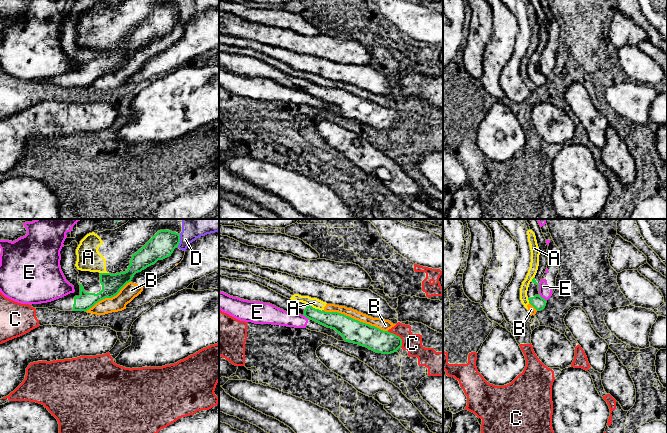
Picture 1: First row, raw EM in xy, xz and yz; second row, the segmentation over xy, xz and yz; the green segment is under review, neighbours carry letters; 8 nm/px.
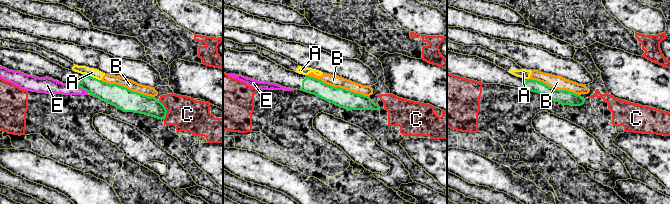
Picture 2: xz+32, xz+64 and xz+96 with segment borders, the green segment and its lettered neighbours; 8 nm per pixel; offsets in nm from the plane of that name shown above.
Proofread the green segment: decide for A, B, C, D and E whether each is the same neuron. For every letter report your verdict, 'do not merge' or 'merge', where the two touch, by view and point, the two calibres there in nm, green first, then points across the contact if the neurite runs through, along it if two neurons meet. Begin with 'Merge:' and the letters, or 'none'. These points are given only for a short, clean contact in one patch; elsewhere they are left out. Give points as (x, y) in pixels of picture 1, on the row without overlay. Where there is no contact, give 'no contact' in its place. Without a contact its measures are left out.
Merge: none
A: do not merge; contact xz (314, 84); calibres 150 and 80 nm; border xz (306, 79), (321, 87)
B: do not merge; contact xz (356, 96); calibres 190 and 90 nm
C: do not merge; contact xz (398, 112); calibres 190 and 150 nm
D: do not merge; contact xy (179, 16); calibres 200 and 140 nm
E: do not merge; contact yz (541, 73); calibres 110 and 110 nm; border yz (539, 69), (546, 77)

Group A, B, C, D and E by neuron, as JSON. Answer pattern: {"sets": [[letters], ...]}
{"sets": [["A", "B", "D"], ["C"], ["E"]]}

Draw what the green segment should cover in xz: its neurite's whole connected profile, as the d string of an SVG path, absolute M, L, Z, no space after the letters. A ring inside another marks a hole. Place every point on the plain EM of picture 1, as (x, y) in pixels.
M219 51L219 67L248 77L270 79L292 90L301 90L327 104L334 105L346 118L358 120L376 129L391 130L402 122L402 115L393 109L338 88L325 88L305 79L296 78L250 56Z

